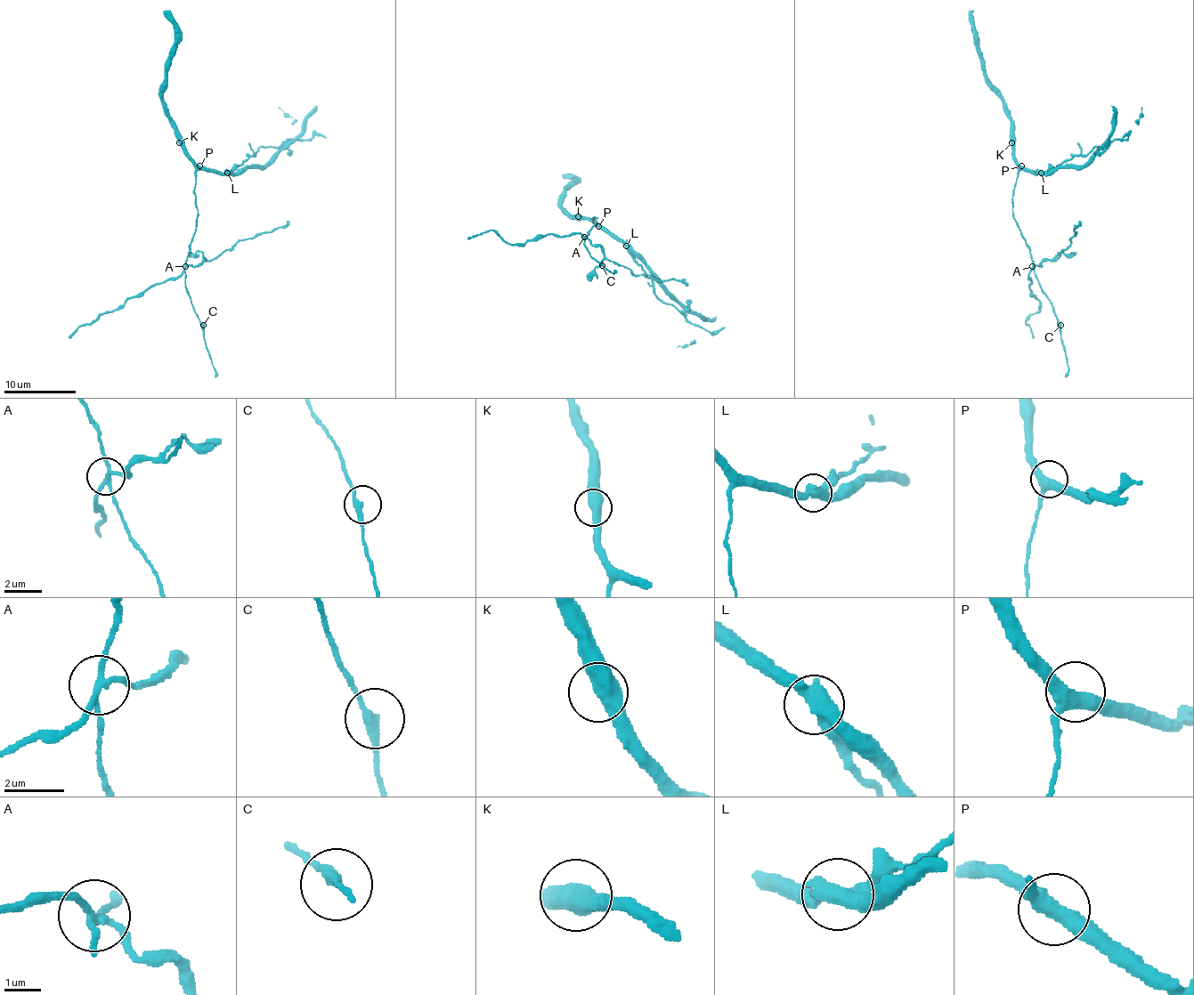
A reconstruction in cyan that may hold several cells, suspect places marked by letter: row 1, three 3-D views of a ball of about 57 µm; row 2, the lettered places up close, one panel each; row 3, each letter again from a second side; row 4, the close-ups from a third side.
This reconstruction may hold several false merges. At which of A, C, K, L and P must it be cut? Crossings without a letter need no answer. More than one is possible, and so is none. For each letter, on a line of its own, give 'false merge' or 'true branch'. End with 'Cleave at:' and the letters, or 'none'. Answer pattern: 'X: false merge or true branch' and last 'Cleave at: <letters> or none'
A: false merge
C: true branch
K: true branch
L: false merge
P: true branch
Cleave at: A, L

